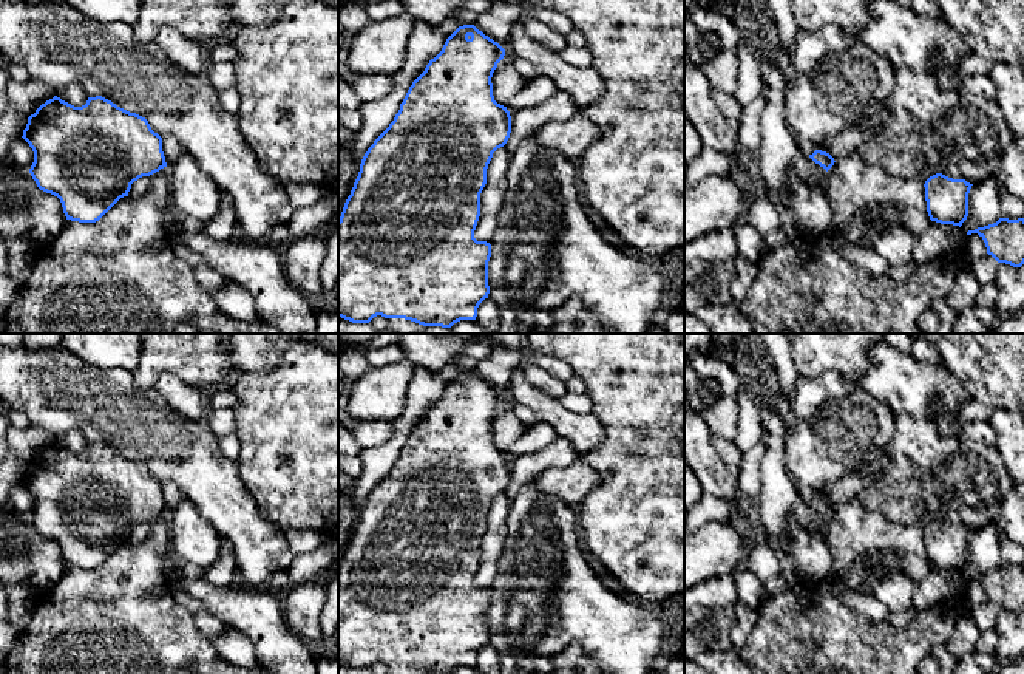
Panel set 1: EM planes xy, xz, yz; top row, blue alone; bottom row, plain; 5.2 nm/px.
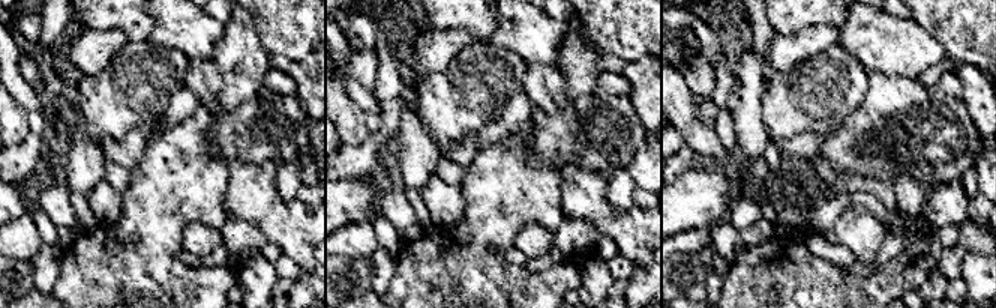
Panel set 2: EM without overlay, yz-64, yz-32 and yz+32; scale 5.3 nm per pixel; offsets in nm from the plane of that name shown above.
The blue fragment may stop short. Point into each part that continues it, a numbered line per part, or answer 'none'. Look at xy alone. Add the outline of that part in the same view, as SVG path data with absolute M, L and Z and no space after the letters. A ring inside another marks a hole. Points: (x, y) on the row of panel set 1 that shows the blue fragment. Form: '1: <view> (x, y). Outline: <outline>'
none

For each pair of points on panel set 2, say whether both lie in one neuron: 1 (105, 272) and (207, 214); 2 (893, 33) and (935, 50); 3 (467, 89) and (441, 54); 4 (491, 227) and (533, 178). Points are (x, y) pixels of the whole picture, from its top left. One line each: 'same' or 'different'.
1: same
2: same
3: different
4: same

